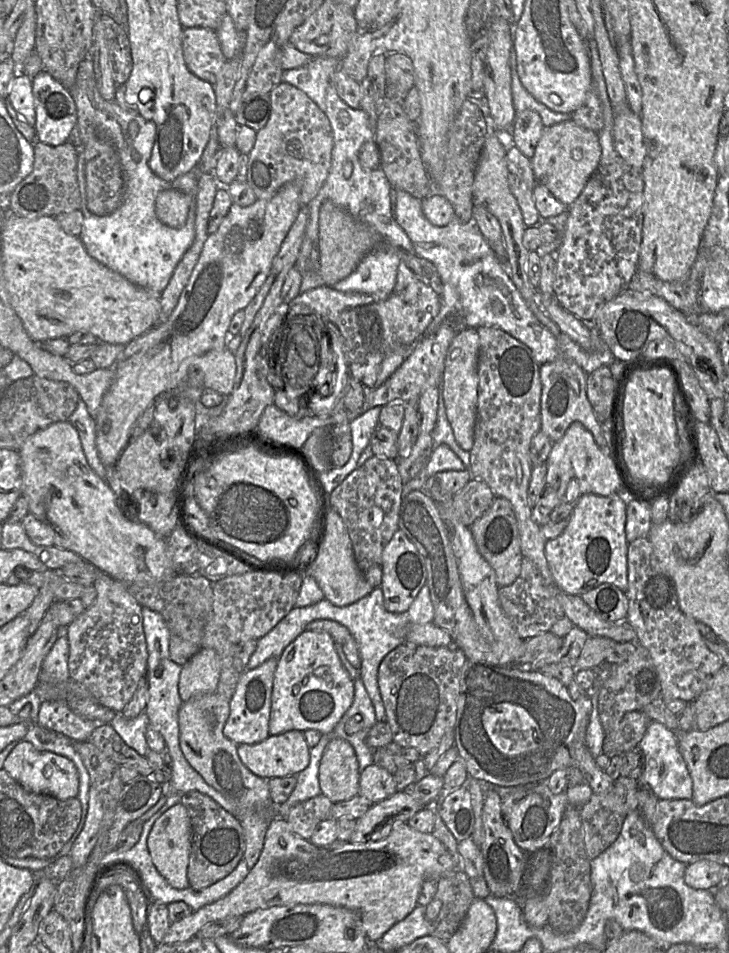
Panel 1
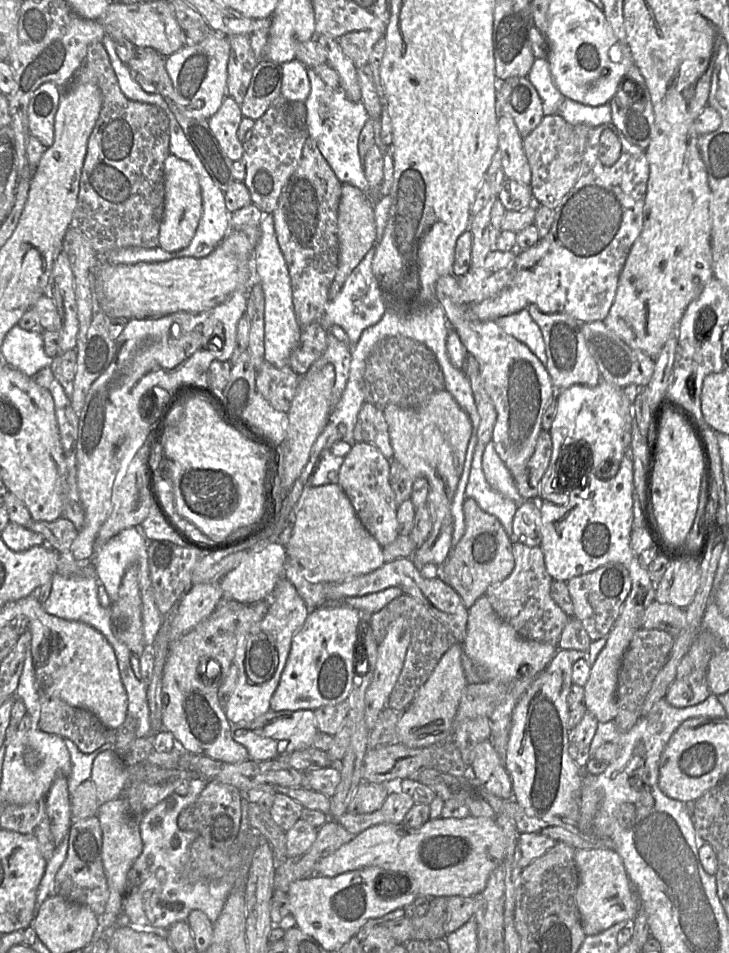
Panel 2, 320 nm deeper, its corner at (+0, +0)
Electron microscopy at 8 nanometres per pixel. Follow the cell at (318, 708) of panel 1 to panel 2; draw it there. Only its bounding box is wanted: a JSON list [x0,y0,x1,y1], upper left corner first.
[270,603,370,711]

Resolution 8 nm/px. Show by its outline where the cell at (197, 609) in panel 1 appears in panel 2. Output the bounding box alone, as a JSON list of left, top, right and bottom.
[27,517,78,553]

